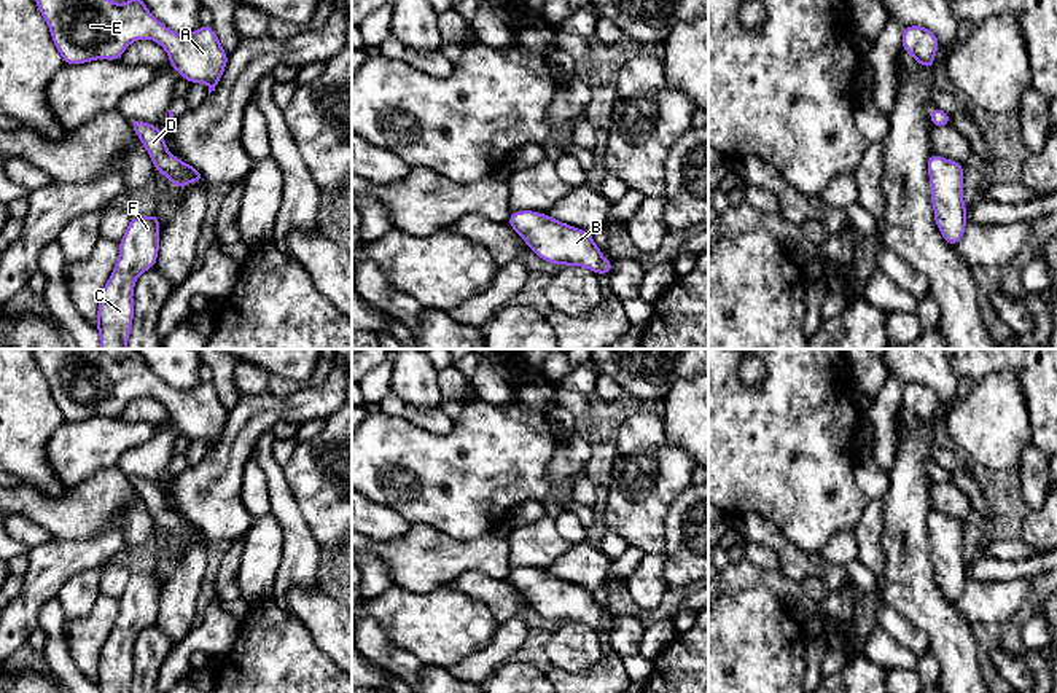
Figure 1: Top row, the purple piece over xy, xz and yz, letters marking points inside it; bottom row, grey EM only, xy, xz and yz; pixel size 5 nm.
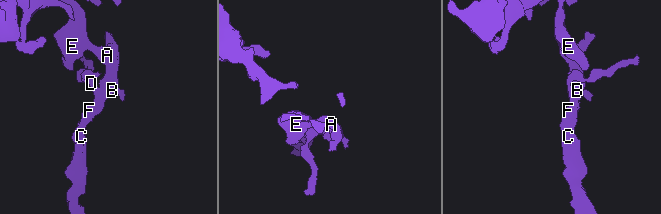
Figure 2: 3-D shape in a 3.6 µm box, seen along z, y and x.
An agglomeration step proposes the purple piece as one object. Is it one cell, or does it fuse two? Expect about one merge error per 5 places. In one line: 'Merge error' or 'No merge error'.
No merge error

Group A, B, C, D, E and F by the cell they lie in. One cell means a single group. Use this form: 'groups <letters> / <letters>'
groups A B C D E F

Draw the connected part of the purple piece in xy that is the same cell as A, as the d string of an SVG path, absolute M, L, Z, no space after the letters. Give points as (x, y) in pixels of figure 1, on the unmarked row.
M33 349L33 357L65 421L80 422L97 416L119 417L131 400L148 395L166 406L174 427L191 441L205 440L209 451L215 448L224 430L229 413L212 382L201 382L188 392L177 390L150 370L138 350L126 360L115 360L100 349Z

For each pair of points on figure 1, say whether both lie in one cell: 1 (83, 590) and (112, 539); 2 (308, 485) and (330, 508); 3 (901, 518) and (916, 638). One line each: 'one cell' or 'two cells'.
1: two cells
2: one cell
3: two cells

